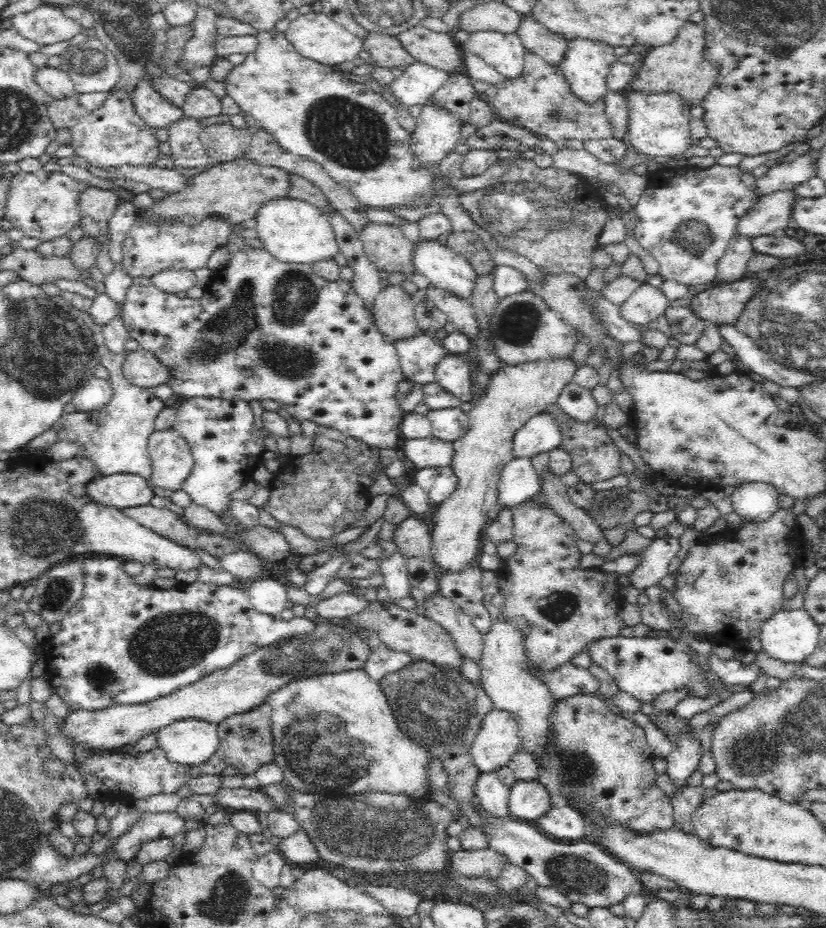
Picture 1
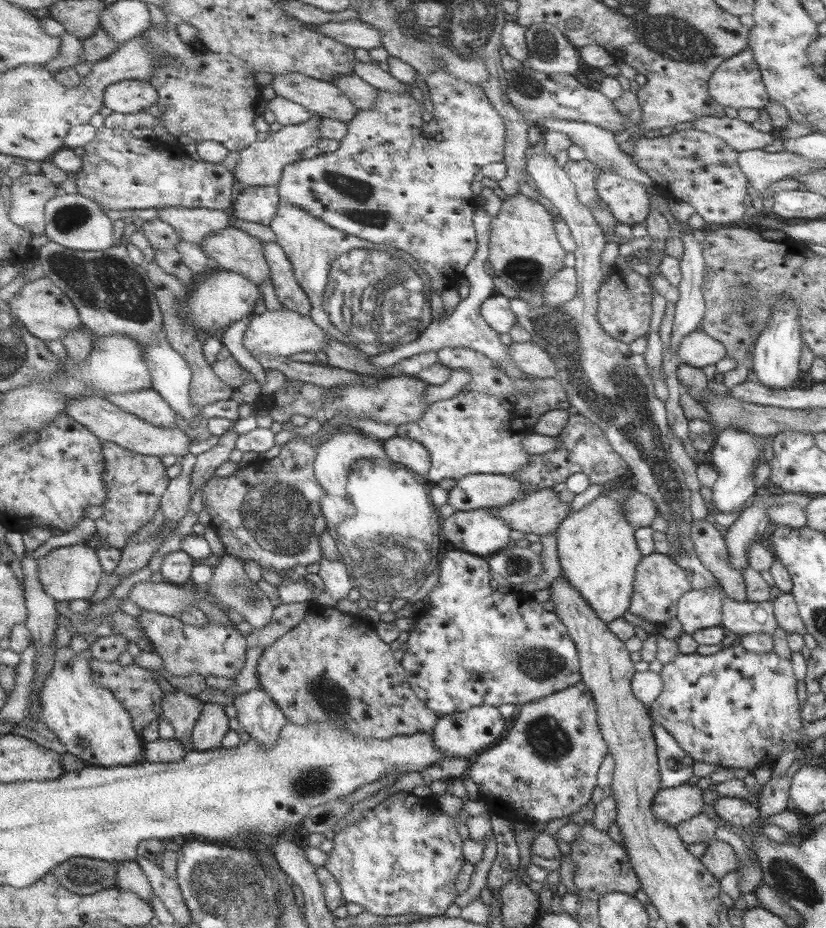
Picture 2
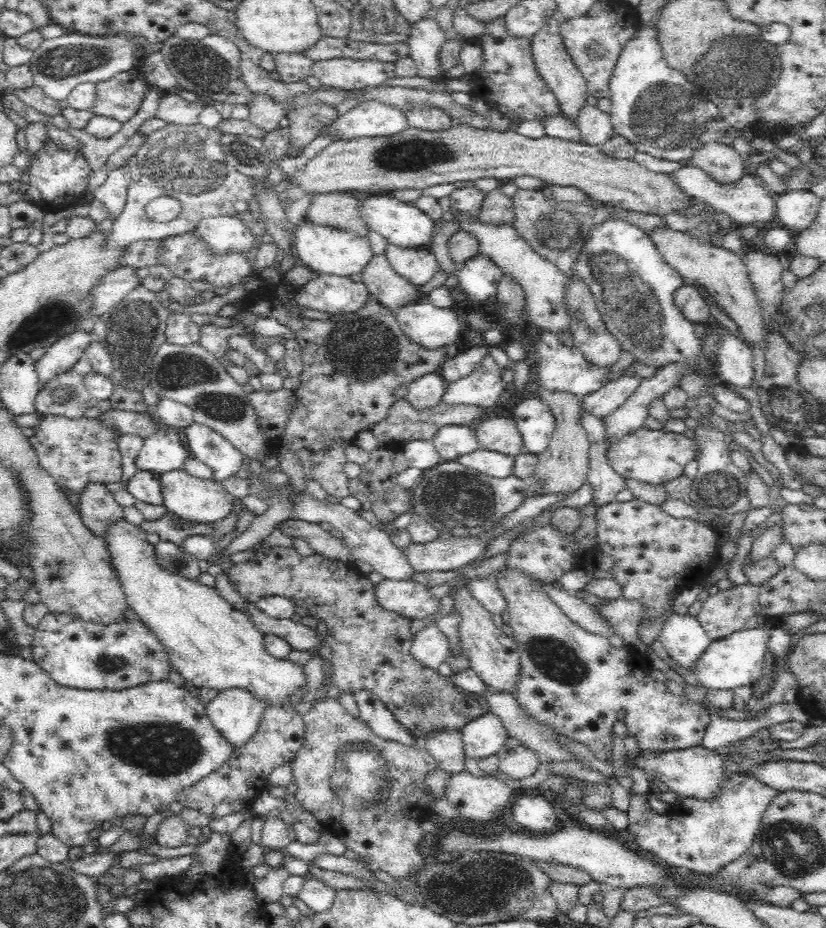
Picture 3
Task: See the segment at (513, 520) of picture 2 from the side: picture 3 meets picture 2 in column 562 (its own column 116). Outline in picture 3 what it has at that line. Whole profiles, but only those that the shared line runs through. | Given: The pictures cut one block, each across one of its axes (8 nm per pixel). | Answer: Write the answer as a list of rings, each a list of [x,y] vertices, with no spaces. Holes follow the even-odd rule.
[[[102,483],[88,484],[80,493],[78,514],[83,519],[84,526],[96,535],[105,534],[106,527],[114,521],[123,518],[122,506],[112,497],[112,492]]]

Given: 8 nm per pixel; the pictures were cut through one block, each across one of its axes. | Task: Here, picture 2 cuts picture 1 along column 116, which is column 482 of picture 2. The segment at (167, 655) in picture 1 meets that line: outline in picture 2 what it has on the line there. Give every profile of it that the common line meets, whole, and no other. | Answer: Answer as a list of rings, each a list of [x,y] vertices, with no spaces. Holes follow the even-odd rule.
[[[449,547],[440,561],[438,584],[427,595],[430,603],[412,616],[414,627],[409,631],[410,636],[406,642],[408,648],[406,648],[404,659],[401,662],[404,670],[407,670],[407,682],[414,689],[415,695],[426,704],[428,710],[432,710],[439,717],[456,712],[466,712],[466,710],[482,705],[502,706],[504,704],[532,703],[575,686],[583,680],[580,675],[578,648],[575,646],[575,641],[571,638],[567,626],[558,618],[558,615],[554,611],[546,611],[541,603],[533,599],[532,593],[513,590],[508,594],[503,594],[498,589],[494,589],[490,586],[492,578],[489,573],[490,568],[491,565],[487,559]]]

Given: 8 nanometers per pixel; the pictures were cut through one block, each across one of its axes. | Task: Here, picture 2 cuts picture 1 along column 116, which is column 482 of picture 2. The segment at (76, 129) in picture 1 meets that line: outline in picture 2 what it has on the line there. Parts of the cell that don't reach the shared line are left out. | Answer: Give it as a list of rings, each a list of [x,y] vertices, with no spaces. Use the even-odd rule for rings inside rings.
[[[438,59],[425,80],[431,100],[435,102],[442,141],[436,141],[428,132],[428,122],[424,122],[424,102],[420,102],[416,94],[380,91],[374,106],[360,111],[347,124],[347,134],[338,150],[293,162],[283,170],[277,184],[280,200],[306,211],[322,223],[367,242],[386,244],[416,258],[430,275],[433,291],[439,295],[465,278],[464,268],[478,250],[474,226],[474,212],[478,206],[472,183],[476,182],[474,177],[484,165],[503,160],[506,136],[503,118],[490,104],[483,88],[455,77],[447,71],[445,64],[444,59]]]

